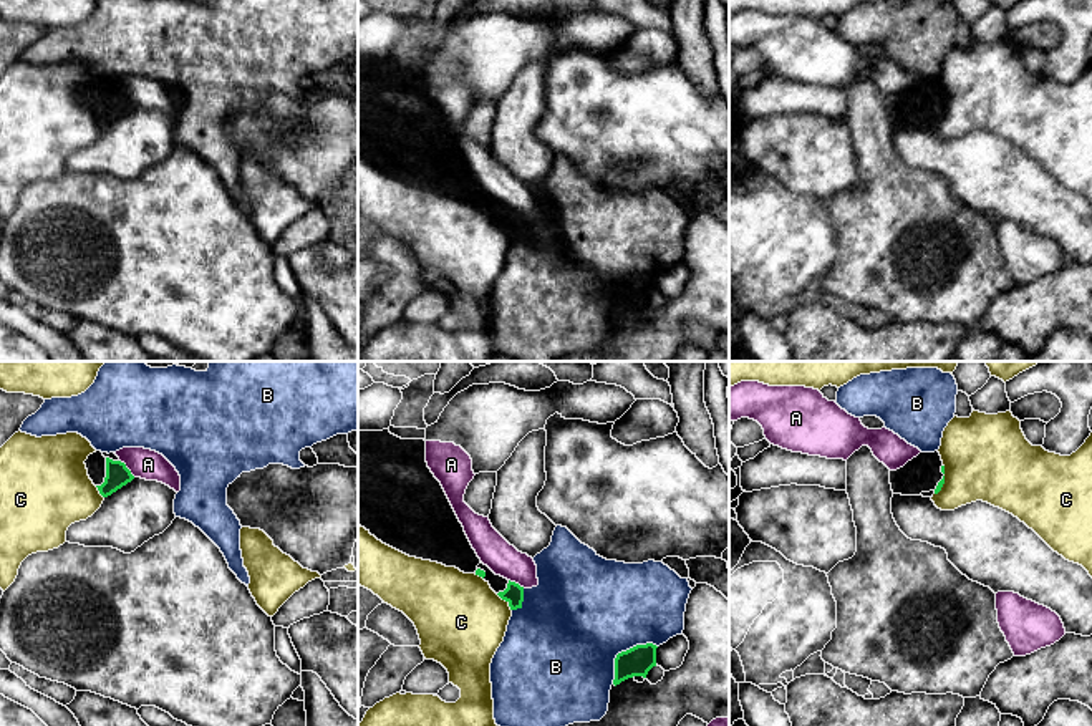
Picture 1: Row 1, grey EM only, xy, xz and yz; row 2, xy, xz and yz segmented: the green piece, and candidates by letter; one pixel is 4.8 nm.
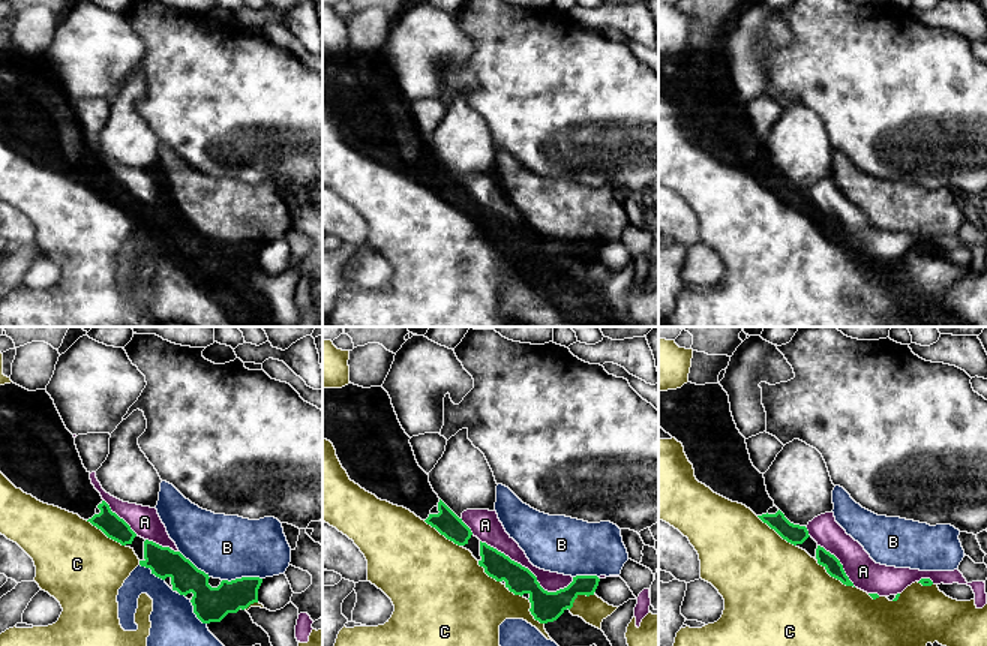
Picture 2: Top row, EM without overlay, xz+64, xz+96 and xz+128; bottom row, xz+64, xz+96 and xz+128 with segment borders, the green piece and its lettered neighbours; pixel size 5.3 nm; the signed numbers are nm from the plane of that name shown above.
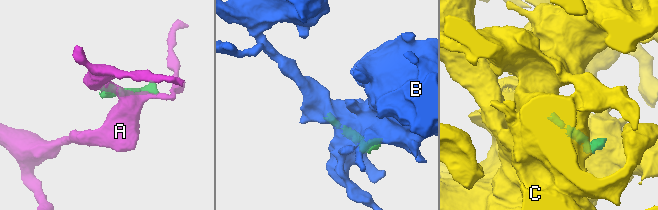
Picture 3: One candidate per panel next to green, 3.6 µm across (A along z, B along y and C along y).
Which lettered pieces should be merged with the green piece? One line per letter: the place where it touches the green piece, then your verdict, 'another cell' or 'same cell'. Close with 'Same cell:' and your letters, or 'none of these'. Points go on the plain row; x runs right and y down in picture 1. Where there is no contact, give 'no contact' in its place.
A: xy (126, 96) | another cell
B: xz (622, 280) | another cell
C: xz (506, 229) | another cell
Same cell: none of these

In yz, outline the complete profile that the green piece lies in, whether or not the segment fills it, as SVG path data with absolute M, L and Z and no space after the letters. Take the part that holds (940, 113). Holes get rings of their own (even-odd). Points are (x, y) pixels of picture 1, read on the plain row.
M938 80L920 81L903 96L890 99L893 123L921 124L933 119L938 123L945 113L945 94Z

